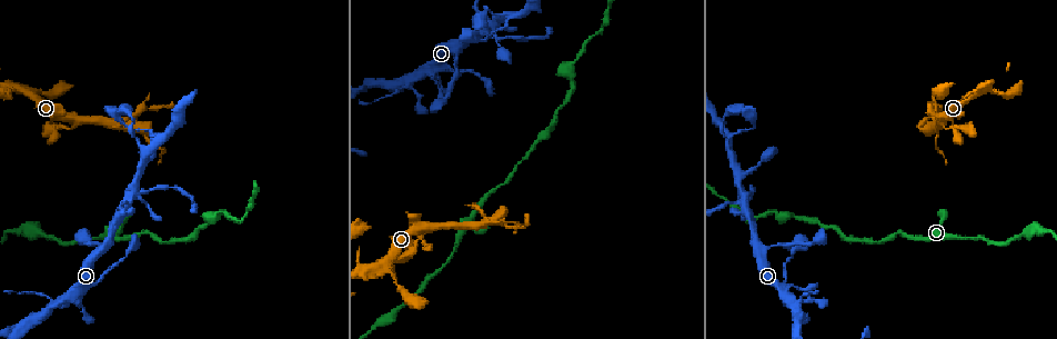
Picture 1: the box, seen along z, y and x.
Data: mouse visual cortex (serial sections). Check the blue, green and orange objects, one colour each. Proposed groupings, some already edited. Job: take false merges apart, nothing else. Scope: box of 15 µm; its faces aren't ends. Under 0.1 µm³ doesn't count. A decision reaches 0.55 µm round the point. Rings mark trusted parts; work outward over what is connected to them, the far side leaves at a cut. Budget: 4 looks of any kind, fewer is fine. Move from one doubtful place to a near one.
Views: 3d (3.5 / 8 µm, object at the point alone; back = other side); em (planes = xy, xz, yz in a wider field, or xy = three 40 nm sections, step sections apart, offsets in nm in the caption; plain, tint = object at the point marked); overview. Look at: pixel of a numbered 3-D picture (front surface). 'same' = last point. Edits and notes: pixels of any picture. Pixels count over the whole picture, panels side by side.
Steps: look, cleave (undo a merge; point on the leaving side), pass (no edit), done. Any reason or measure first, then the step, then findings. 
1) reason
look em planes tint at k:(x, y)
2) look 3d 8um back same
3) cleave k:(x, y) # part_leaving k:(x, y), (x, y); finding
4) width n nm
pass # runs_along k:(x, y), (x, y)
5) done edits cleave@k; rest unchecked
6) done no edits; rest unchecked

narrows sharply
look em xy step 1 tint at 1:(55, 131)

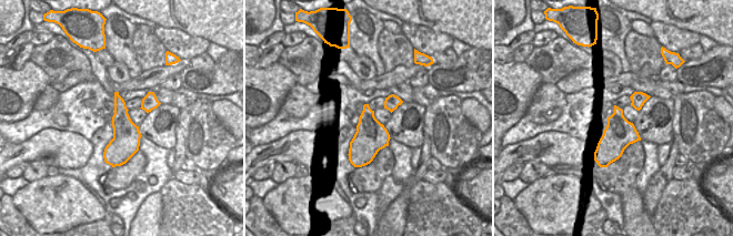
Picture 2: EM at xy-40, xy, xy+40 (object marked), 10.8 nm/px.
see where the arms go
look 3d 3.5um same

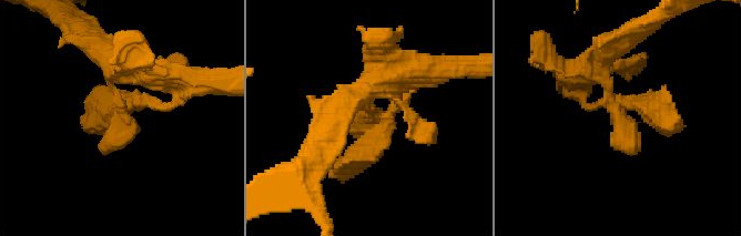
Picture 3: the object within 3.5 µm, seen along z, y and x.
pass # runs_along 3:(597, 70), (620, 118), (679, 118); one cell here

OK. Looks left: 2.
three-way junction
look 3d 8um back at 1:(124, 198)

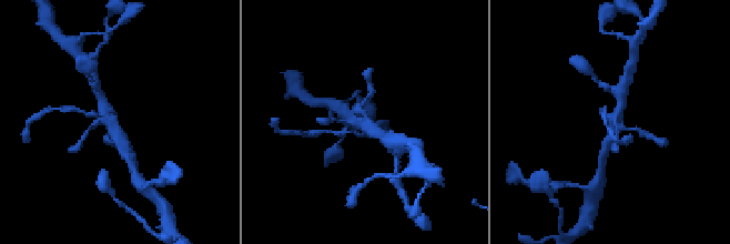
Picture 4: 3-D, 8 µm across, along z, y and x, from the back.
look em xy step 2 tint at 4:(115, 126)

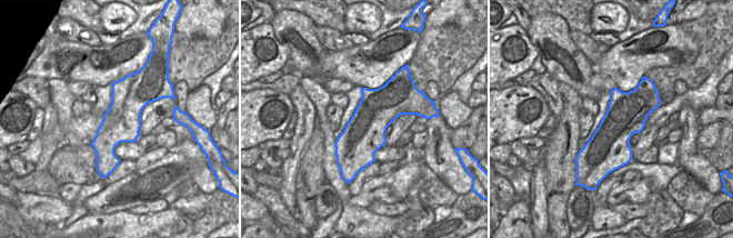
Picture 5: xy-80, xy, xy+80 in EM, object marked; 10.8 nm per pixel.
pass # runs_along 4:(124, 154), (101, 101); all the same cell

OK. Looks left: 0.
done no edits; rest unchecked

